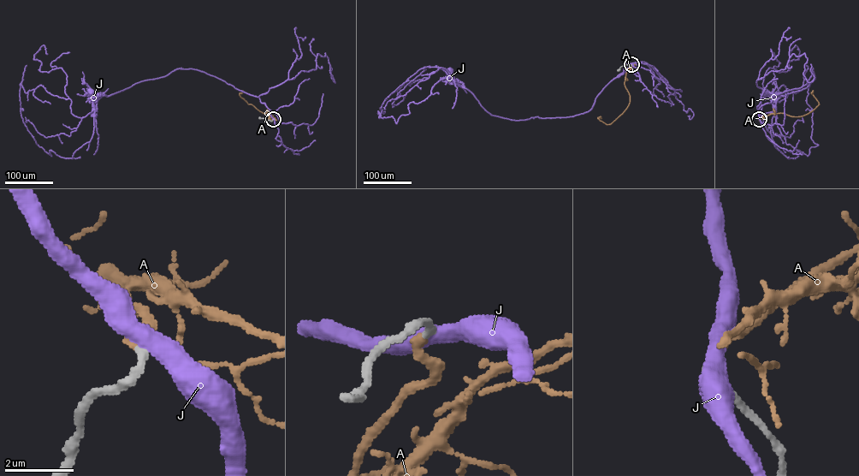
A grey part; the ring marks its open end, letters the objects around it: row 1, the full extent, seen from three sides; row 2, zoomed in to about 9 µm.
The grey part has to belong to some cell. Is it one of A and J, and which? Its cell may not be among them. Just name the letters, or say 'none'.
A

